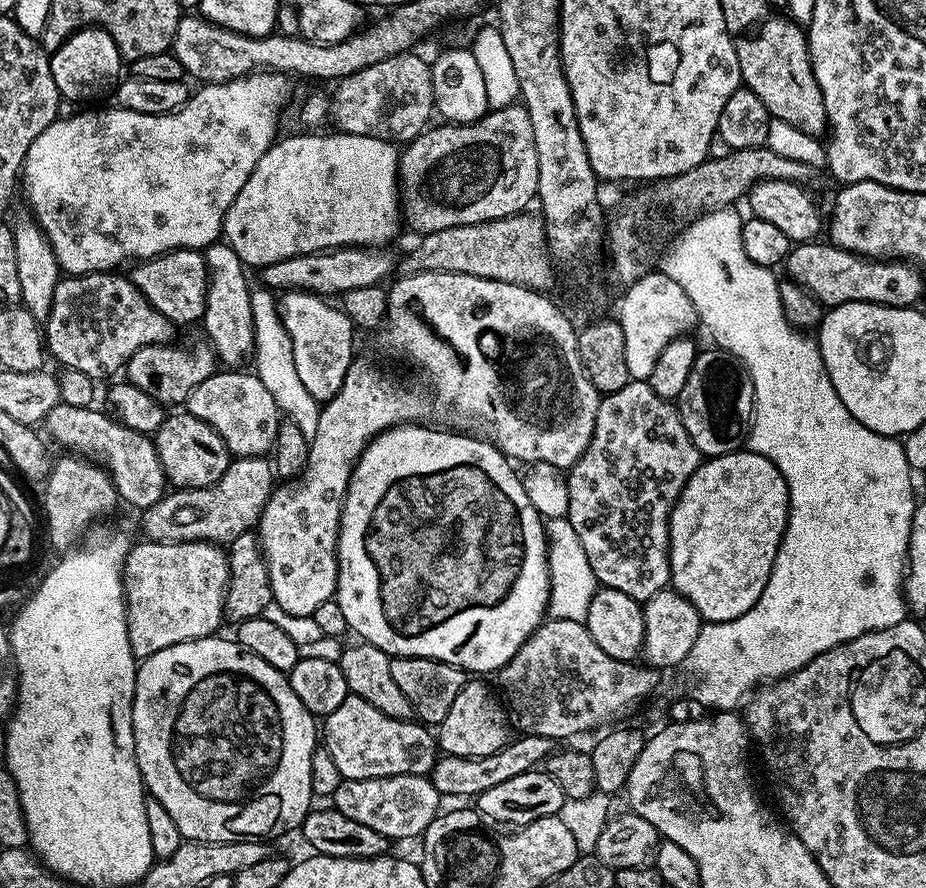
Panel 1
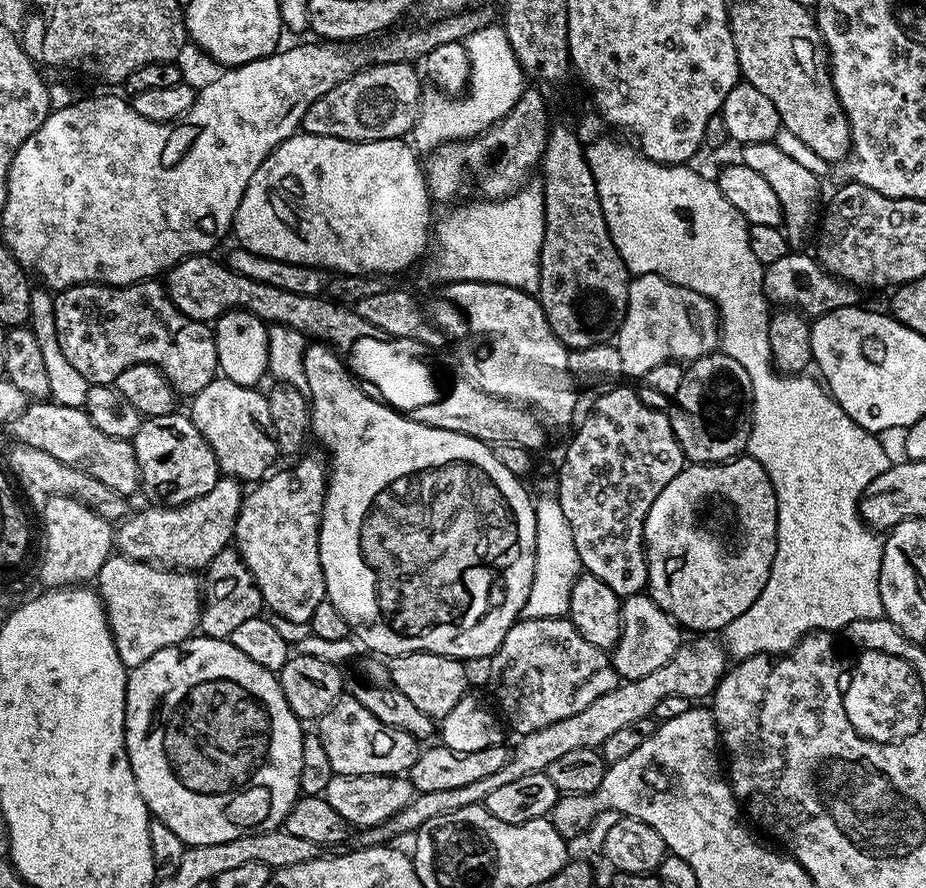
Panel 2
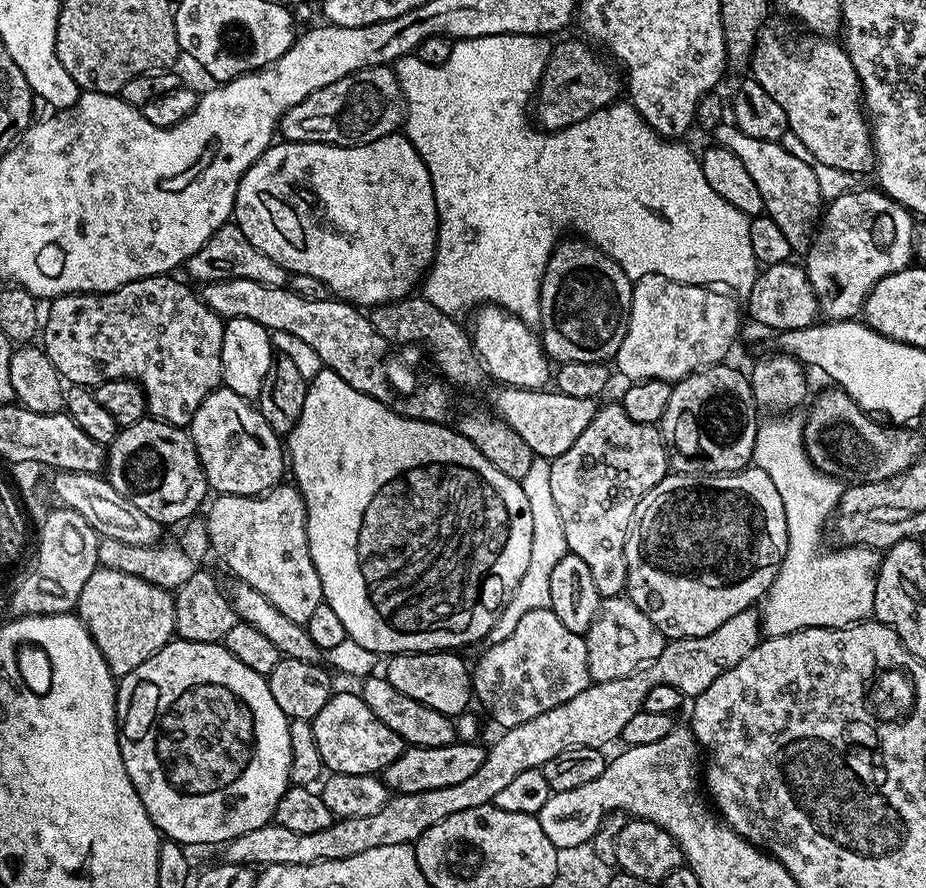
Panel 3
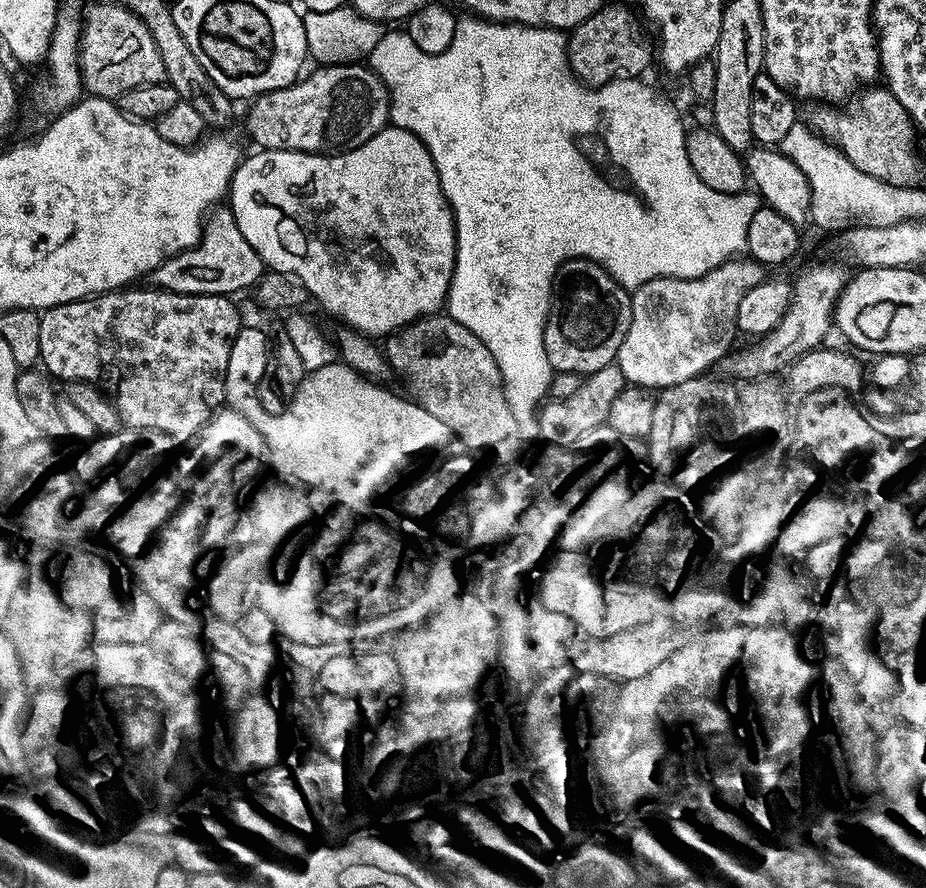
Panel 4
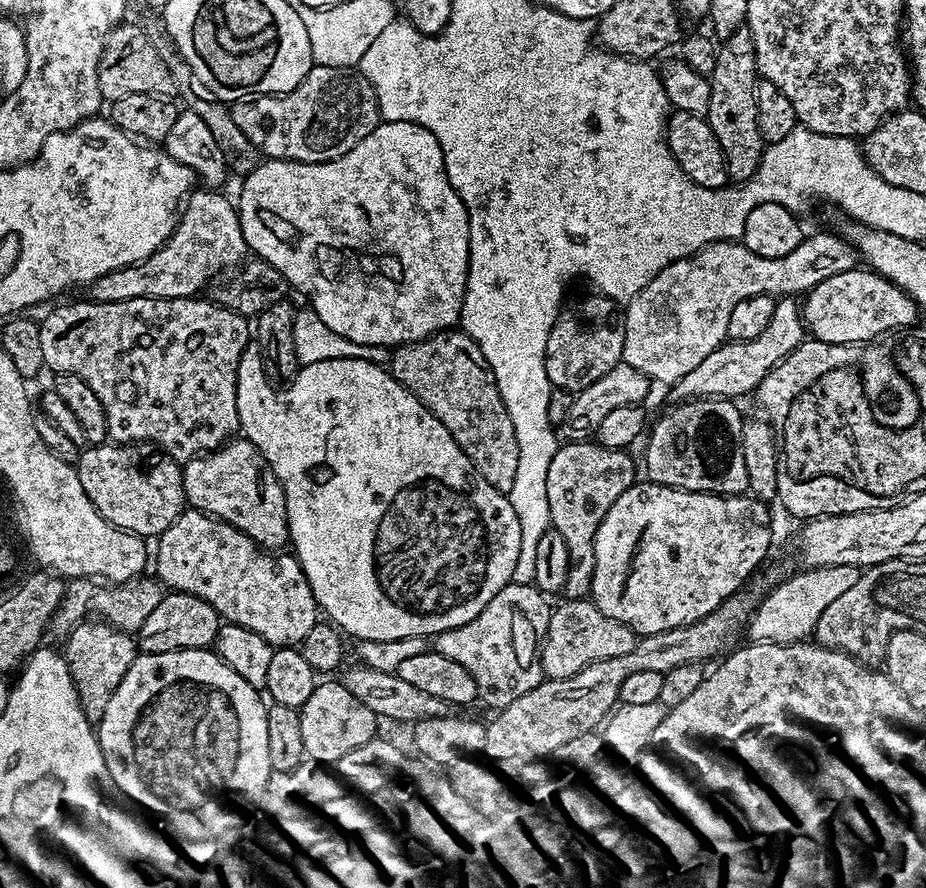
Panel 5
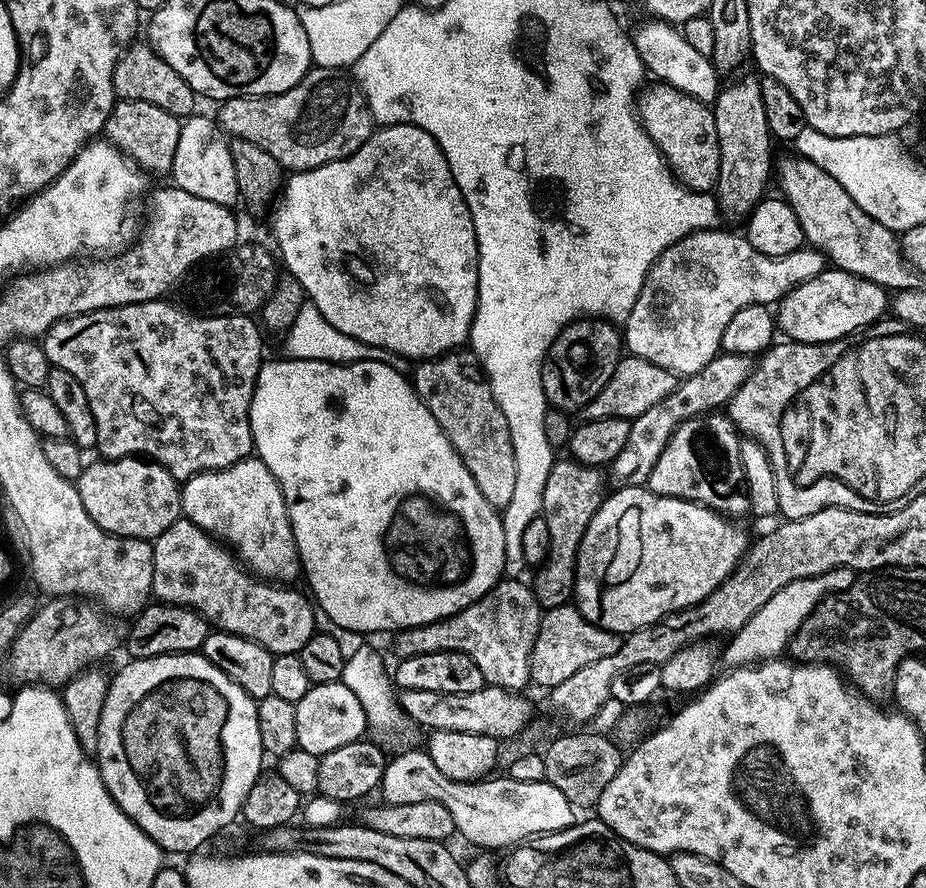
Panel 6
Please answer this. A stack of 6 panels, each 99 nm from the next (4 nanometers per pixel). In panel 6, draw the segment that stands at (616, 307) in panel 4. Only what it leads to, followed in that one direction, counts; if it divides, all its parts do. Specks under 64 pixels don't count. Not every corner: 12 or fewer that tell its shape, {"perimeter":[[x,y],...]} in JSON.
{"perimeter":[[611,320],[568,324],[544,357],[542,396],[572,414],[622,355]]}

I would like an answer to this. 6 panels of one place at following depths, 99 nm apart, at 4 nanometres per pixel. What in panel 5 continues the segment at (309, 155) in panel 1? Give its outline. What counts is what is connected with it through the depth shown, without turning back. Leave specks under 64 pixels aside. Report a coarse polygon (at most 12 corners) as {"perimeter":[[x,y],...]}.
{"perimeter":[[386,120],[264,158],[249,249],[334,334],[459,325],[470,222],[442,146]]}

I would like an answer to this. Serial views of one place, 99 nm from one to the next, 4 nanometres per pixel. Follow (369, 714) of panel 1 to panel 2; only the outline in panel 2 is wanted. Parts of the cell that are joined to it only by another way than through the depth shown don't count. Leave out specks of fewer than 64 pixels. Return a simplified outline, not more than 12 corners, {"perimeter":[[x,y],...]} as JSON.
{"perimeter":[[345,695],[318,721],[335,775],[398,776],[421,741]]}

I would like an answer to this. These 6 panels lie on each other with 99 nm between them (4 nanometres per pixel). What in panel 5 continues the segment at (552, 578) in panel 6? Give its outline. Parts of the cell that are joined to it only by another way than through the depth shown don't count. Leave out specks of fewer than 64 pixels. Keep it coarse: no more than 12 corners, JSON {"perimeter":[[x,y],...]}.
{"perimeter":[[564,442],[546,473],[570,568],[564,600],[594,582],[602,518],[637,483],[622,448]]}

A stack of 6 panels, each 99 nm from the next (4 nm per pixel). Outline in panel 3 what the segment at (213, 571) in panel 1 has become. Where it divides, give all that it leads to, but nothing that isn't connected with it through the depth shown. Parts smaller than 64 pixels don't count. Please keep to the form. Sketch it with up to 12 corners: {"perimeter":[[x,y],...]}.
{"perimeter":[[97,566],[75,606],[106,666],[138,670],[176,636],[176,602]]}

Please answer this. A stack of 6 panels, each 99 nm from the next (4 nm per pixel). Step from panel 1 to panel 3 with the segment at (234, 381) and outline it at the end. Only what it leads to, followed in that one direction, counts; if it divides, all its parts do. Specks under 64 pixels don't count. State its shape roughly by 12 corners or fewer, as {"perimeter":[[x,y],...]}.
{"perimeter":[[221,386],[190,435],[213,493],[260,496],[286,448],[259,407]]}

